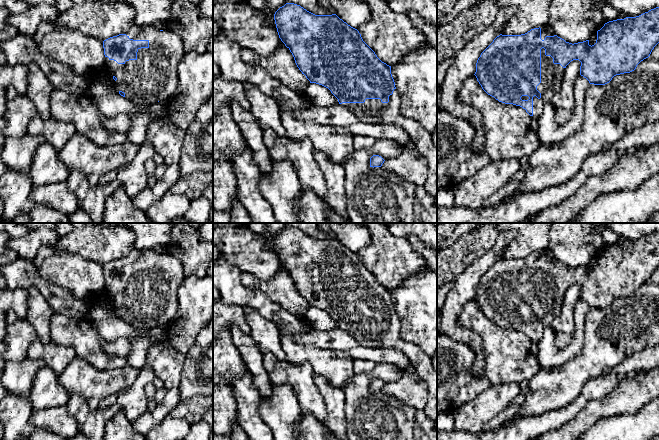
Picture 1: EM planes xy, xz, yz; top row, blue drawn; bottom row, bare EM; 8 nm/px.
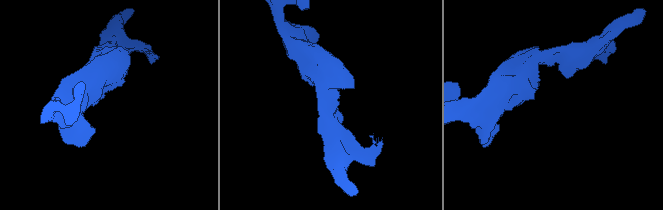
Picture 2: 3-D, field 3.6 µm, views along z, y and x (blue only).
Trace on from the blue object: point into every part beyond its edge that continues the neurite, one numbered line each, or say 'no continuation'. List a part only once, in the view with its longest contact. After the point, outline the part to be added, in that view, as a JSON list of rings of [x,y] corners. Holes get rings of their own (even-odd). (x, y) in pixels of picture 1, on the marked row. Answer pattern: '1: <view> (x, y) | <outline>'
1: yz (551, 74) | [[[541,49],[541,83],[537,90],[541,93],[541,98],[533,97],[533,118],[540,120],[545,103],[550,102],[551,98],[559,92],[562,77],[565,72],[560,64],[554,64],[551,56],[545,55],[545,49]]]

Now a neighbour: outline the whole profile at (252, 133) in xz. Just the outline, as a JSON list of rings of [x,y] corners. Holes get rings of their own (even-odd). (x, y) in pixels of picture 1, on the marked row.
[[[236,101],[230,105],[232,117],[239,127],[246,146],[253,154],[253,162],[260,171],[270,172],[272,160],[264,143],[263,130],[250,110],[245,110]]]

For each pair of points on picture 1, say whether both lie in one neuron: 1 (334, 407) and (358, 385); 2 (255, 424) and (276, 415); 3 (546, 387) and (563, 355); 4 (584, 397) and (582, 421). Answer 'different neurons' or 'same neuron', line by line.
1: different neurons
2: different neurons
3: different neurons
4: different neurons

